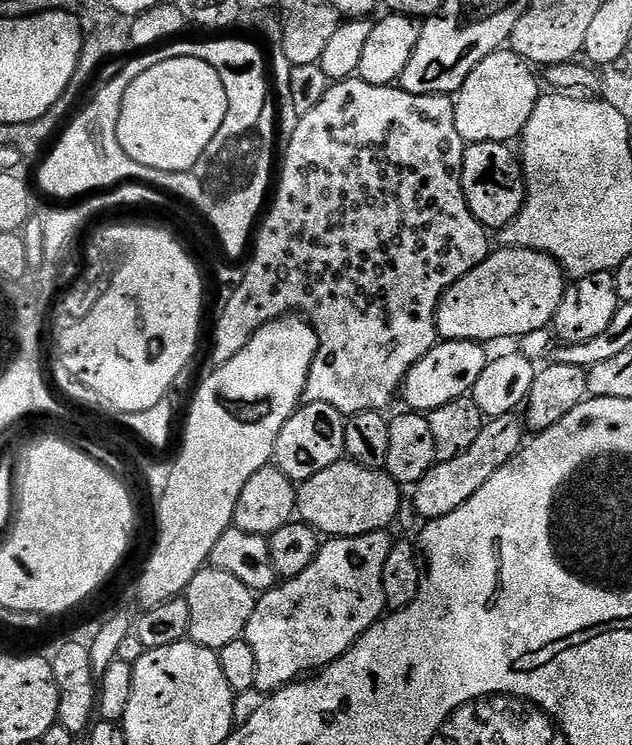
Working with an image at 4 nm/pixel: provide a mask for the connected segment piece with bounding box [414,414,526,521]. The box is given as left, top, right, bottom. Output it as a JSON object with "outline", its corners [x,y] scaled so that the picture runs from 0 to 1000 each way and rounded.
{"outline":[[[812,556],[774,562],[756,588],[750,588],[750,599],[725,609],[725,615],[685,623],[682,631],[655,655],[660,690],[671,693],[672,699],[699,697],[706,690],[725,685],[725,679],[742,675],[796,623],[809,623],[816,608],[832,595],[832,569],[820,560],[821,557]]]}

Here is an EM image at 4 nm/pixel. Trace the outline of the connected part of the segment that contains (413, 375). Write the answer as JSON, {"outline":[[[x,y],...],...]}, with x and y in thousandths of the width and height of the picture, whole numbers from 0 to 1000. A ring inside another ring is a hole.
{"outline":[[[704,456],[649,495],[636,517],[636,537],[653,553],[676,556],[720,537],[736,536],[756,513],[756,502],[769,497],[775,474],[764,460],[750,456]]]}

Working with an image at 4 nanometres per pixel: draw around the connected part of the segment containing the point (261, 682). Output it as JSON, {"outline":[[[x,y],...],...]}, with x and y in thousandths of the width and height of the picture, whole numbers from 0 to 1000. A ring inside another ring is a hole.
{"outline":[[[612,713],[581,714],[576,719],[540,719],[536,722],[519,722],[508,729],[506,741],[497,749],[497,754],[491,754],[491,760],[484,760],[484,765],[478,765],[478,770],[451,777],[448,781],[438,783],[422,795],[416,796],[407,804],[405,817],[396,824],[396,835],[389,835],[384,863],[392,863],[392,870],[399,874],[397,890],[405,898],[405,923],[418,928],[418,932],[429,932],[438,923],[448,923],[451,918],[464,917],[483,905],[498,903],[502,899],[516,897],[530,889],[543,875],[549,875],[559,864],[568,859],[581,843],[589,842],[597,832],[603,831],[611,821],[611,807],[608,803],[608,761],[611,760],[612,746],[620,738],[623,729],[622,721],[614,721]]]}

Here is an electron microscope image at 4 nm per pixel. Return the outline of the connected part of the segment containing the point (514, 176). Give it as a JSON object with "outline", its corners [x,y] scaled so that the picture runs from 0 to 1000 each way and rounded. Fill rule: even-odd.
{"outline":[[[802,192],[744,193],[734,200],[731,250],[737,271],[756,293],[756,298],[774,309],[799,306],[829,279],[832,243],[829,223],[821,208],[809,204]]]}

